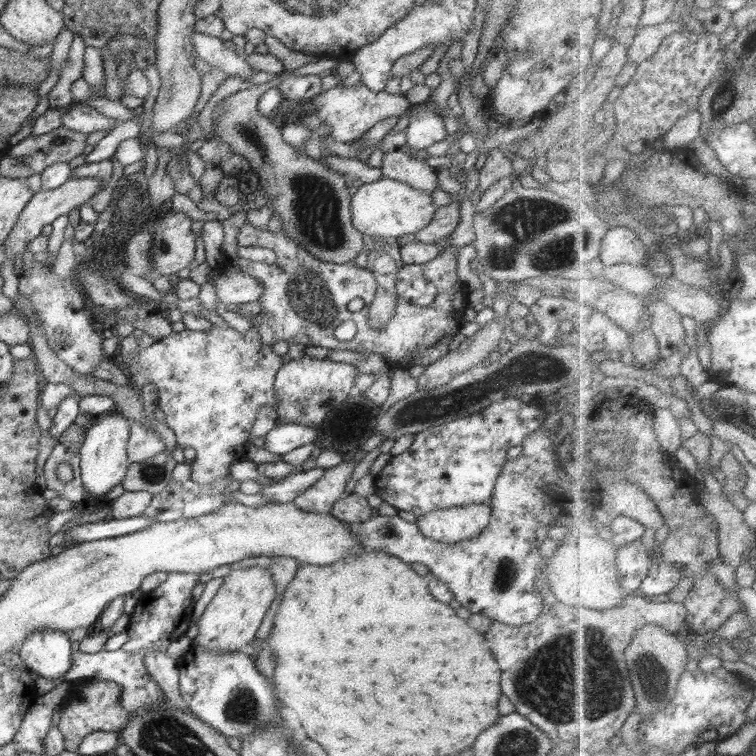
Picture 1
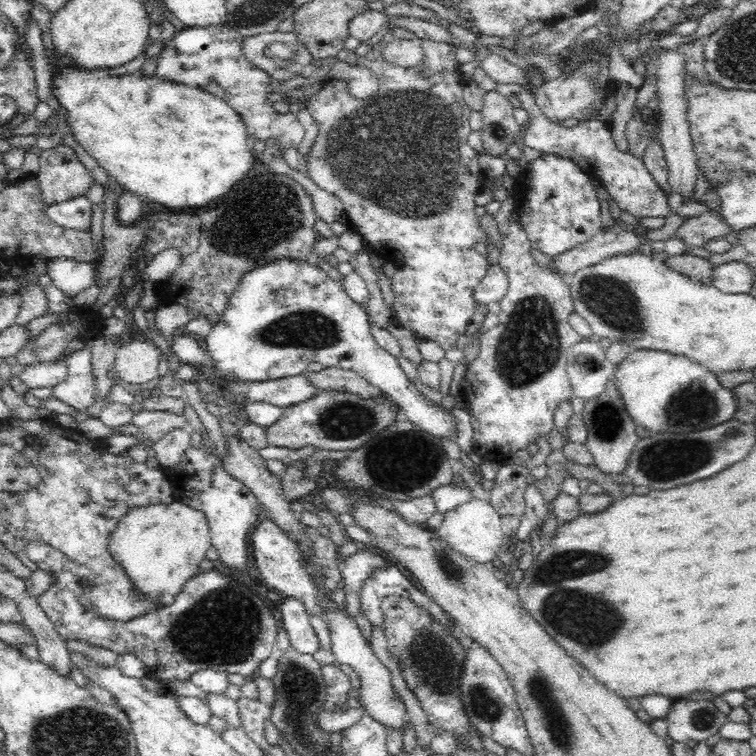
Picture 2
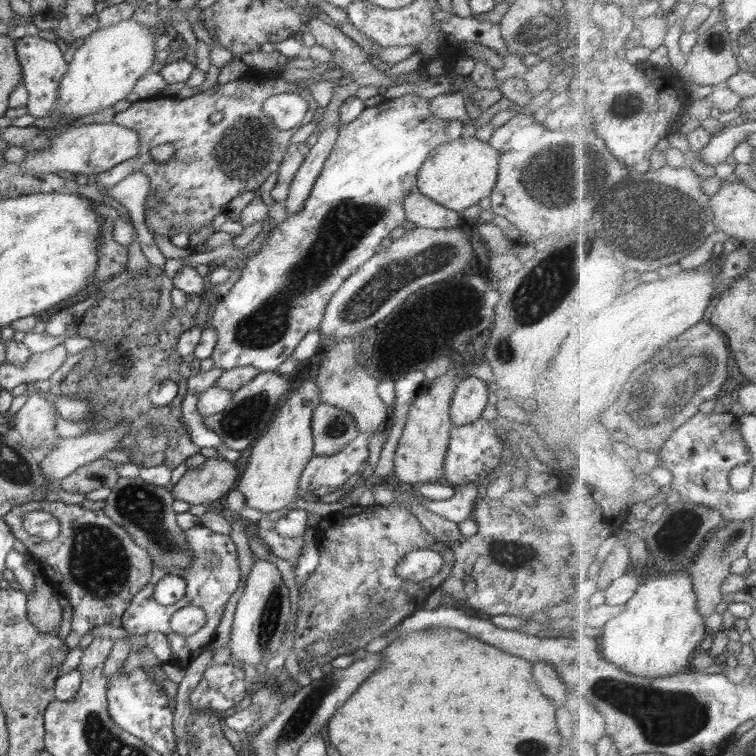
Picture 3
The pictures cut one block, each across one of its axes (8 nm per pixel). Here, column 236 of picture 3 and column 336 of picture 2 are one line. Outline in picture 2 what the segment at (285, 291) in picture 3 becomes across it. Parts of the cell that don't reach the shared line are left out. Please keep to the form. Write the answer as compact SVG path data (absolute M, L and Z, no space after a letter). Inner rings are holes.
M283 259L270 261L261 267L245 272L238 286L230 295L222 318L213 324L205 336L206 349L216 365L218 388L226 388L230 381L276 380L305 374L310 362L320 362L325 367L351 370L365 378L372 386L381 389L400 408L403 419L412 421L418 428L437 436L439 439L455 440L456 418L450 410L428 400L416 386L410 382L402 370L398 359L380 348L371 333L368 313L363 305L355 303L346 294L343 283L328 277L321 267L306 261Z

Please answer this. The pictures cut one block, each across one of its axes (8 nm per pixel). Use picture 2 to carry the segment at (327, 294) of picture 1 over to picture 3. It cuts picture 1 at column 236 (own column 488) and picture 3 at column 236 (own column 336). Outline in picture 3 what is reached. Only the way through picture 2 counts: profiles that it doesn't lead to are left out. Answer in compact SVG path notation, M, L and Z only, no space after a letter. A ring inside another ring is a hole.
M274 71L262 75L244 75L240 79L224 85L216 85L210 90L200 92L190 98L179 99L176 96L156 96L152 99L142 99L133 102L123 112L116 113L113 124L131 129L140 137L139 156L125 160L101 172L97 176L99 186L116 186L135 170L141 170L149 180L149 190L156 190L160 199L158 210L145 210L146 226L162 236L172 236L177 232L192 232L192 234L206 224L211 223L218 213L226 210L226 205L237 196L245 192L253 192L266 182L270 174L277 172L287 149L291 146L290 139L297 129L278 130L274 122L262 112L264 102L275 95L292 94L300 96L308 102L309 108L299 127L307 125L313 120L316 110L320 106L312 97L310 88L298 86L296 83L281 78ZM214 113L222 114L222 120L212 124L210 116ZM160 144L172 144L176 152L168 162L161 163L151 154L150 149Z

